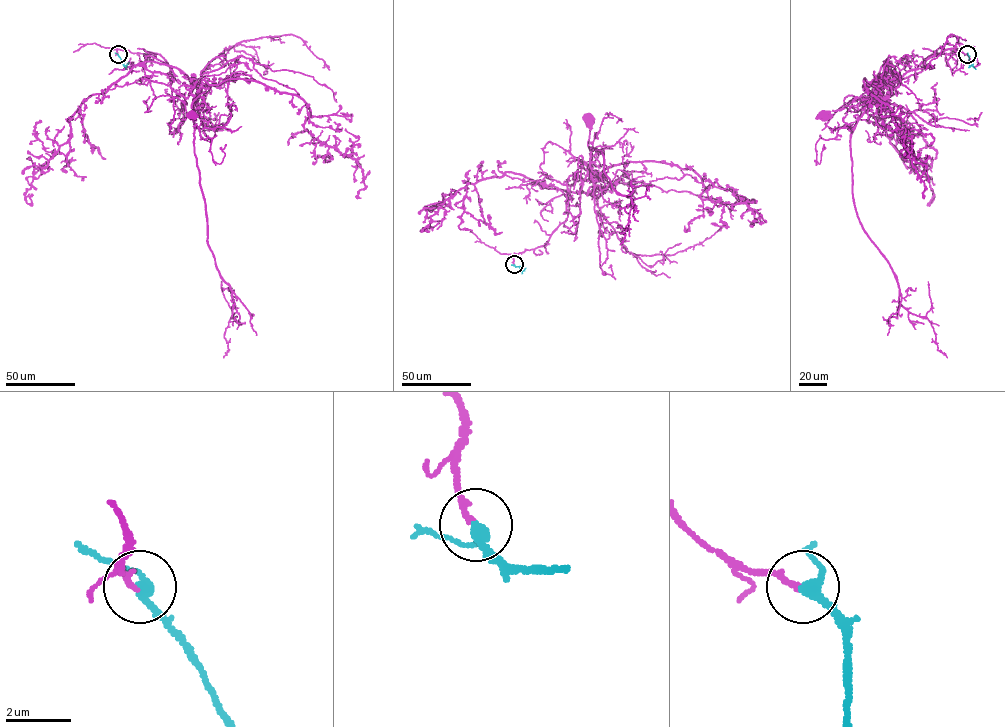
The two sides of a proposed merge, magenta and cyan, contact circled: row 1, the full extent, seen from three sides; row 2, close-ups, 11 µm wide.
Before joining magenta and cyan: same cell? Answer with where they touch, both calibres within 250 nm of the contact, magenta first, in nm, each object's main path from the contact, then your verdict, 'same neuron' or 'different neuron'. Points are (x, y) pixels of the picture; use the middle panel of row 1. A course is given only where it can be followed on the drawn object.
place (514, 264); calibres 180 and 280 nm; course magenta (514, 264), (514, 254), (542, 246), (566, 220), (567, 179), (576, 175), (583, 180), (591, 166), (589, 121); course cyan (514, 264), (522, 270), (526, 268); same neuron

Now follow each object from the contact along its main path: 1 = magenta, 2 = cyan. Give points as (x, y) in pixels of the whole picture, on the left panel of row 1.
1: (118, 54), (118, 49), (159, 54), (172, 74), (170, 88), (187, 98), (190, 94), (194, 97), (193, 115)
2: (118, 54), (124, 66), (129, 62)

